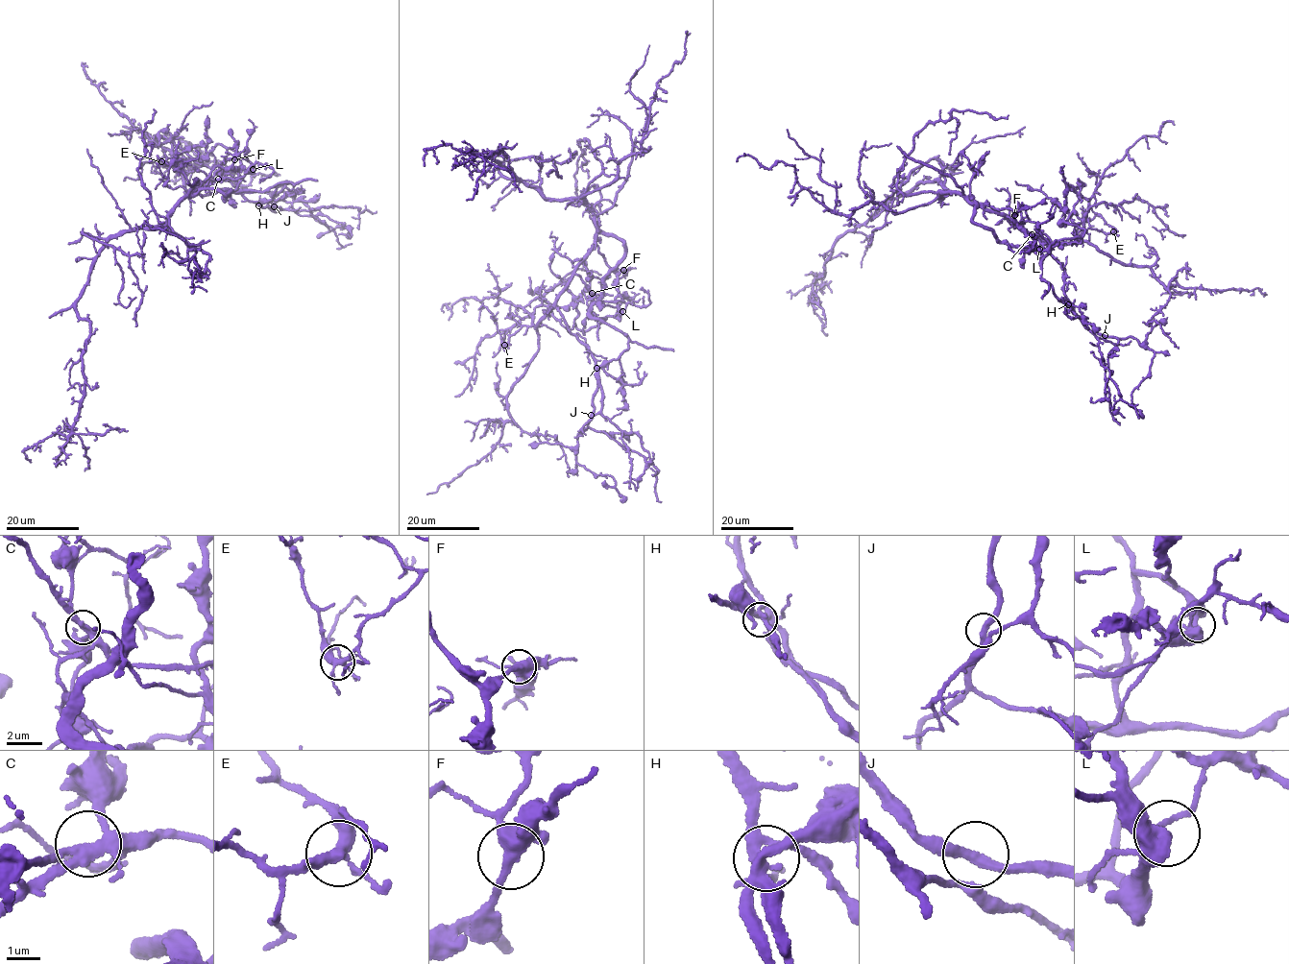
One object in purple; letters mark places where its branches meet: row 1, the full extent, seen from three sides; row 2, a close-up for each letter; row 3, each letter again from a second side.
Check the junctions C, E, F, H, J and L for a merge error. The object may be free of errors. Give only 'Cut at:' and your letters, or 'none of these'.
Cut at: none of these

